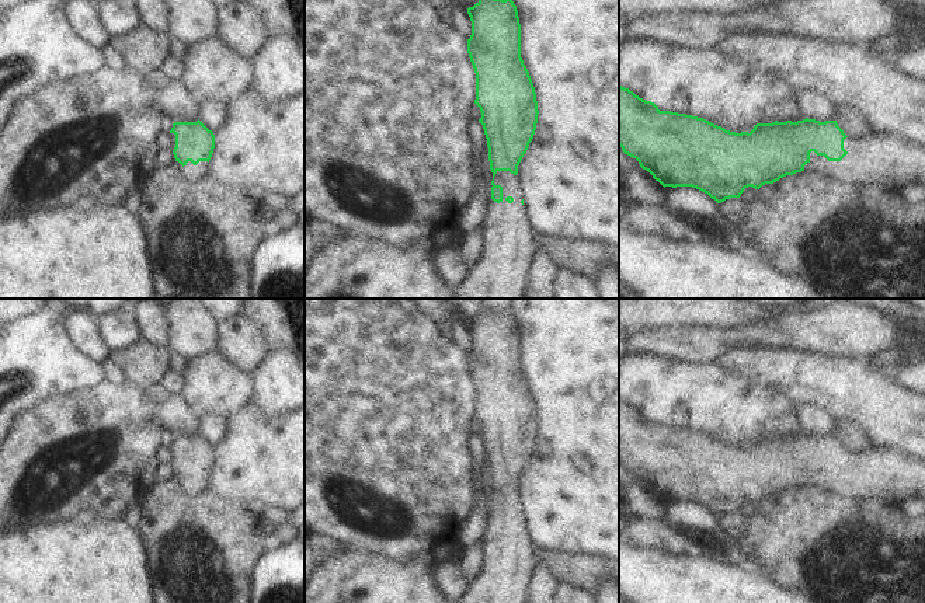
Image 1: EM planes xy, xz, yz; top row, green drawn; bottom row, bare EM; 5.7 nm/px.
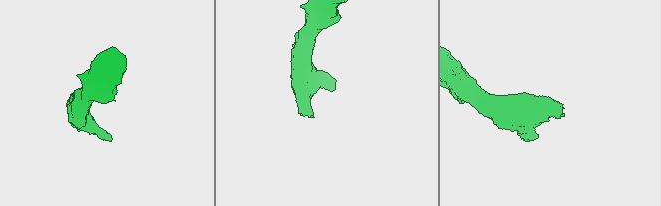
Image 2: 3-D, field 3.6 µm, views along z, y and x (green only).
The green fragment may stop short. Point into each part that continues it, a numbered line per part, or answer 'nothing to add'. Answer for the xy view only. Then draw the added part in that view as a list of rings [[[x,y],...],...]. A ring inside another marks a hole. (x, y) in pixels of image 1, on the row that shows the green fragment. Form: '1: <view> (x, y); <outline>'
1: xy (193, 173); [[[178,161],[175,163],[178,164],[181,174],[189,181],[198,181],[202,177],[208,175],[208,161],[199,161],[197,165],[188,161],[184,167]]]

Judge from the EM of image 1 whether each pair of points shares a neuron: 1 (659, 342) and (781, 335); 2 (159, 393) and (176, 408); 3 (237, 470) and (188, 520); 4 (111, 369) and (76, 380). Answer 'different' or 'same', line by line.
1: same
2: same
3: different
4: different

